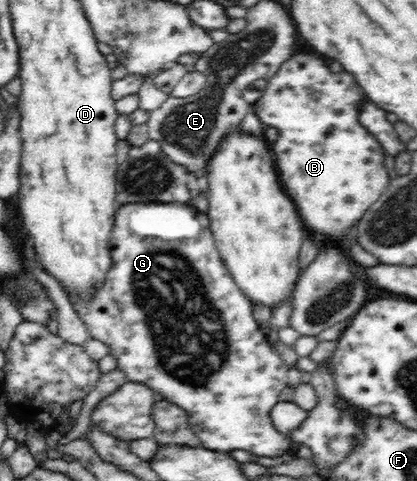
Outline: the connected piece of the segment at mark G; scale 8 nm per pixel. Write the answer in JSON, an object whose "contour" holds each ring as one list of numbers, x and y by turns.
{"contour":[[134,203,122,205,114,217,114,227,109,241,111,268,106,274,105,282,96,291,94,298,82,300,76,296,68,295,78,317,88,327,90,337,106,343,110,348,109,355,116,358,117,369,121,369,127,381,143,383,164,396,164,400,181,407,187,414,189,424,194,433,199,437,200,447,212,451,232,452,235,449,244,449,257,456,278,457,279,455,293,455,296,457,296,444,282,435,272,423,270,411,278,401,279,395,284,391,288,382,289,366,282,361,270,342,266,341,262,326,252,316,253,303,238,288,238,284,231,277,222,256,217,250,213,233,210,230,208,215,200,213,194,206,186,203]]}

